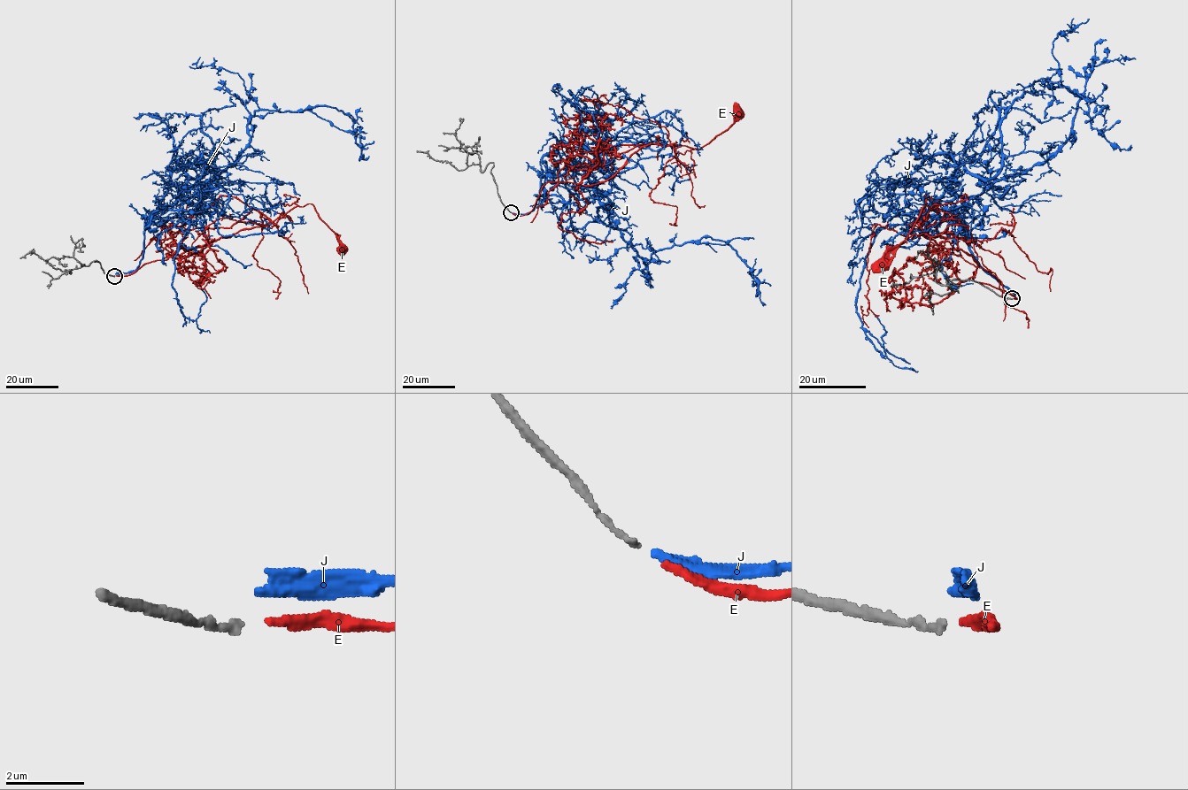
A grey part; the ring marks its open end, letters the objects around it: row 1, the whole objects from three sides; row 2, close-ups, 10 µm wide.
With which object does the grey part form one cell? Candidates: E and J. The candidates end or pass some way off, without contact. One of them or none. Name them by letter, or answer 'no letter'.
E

